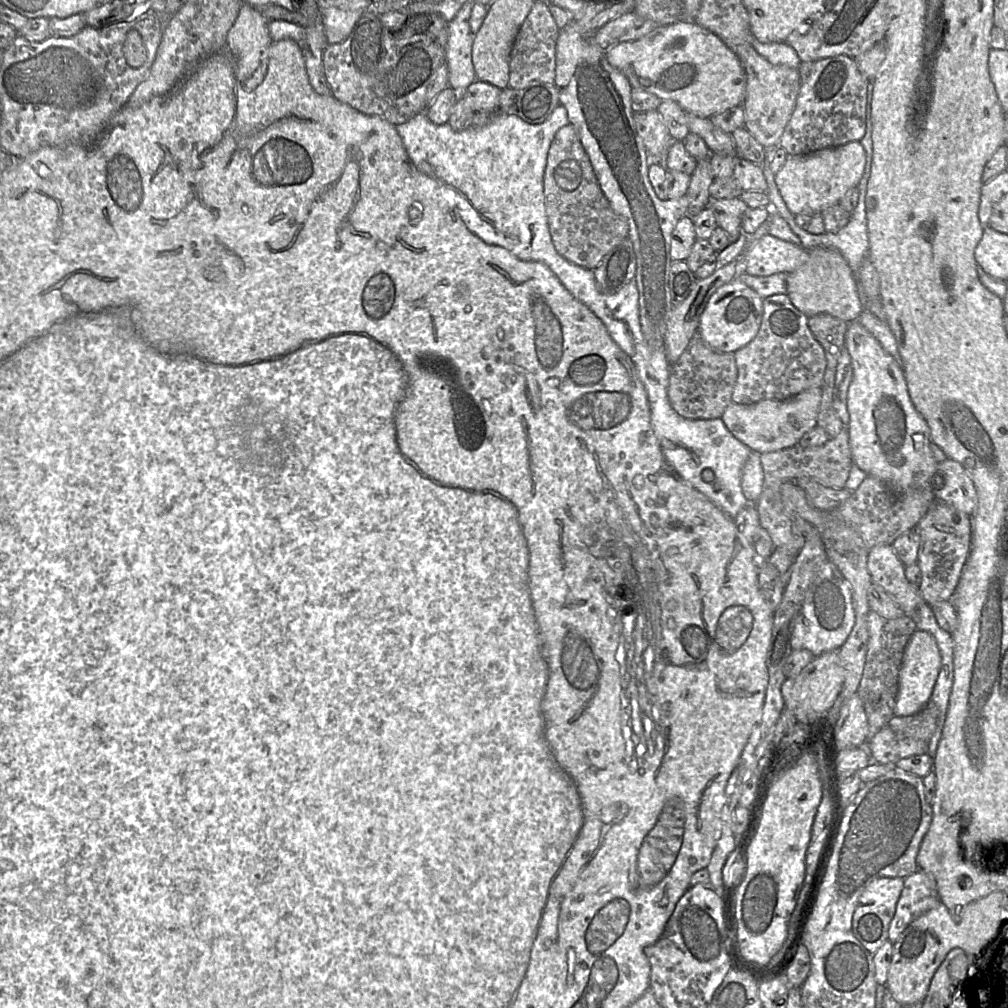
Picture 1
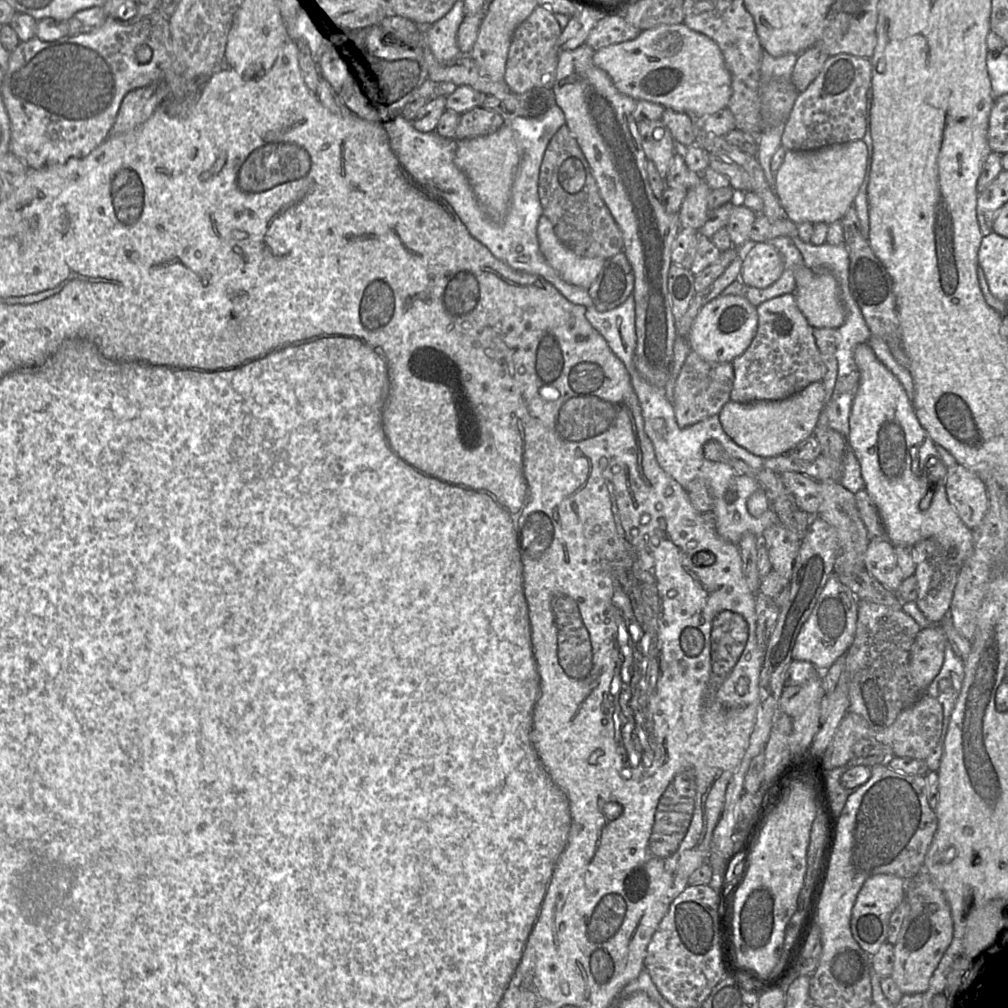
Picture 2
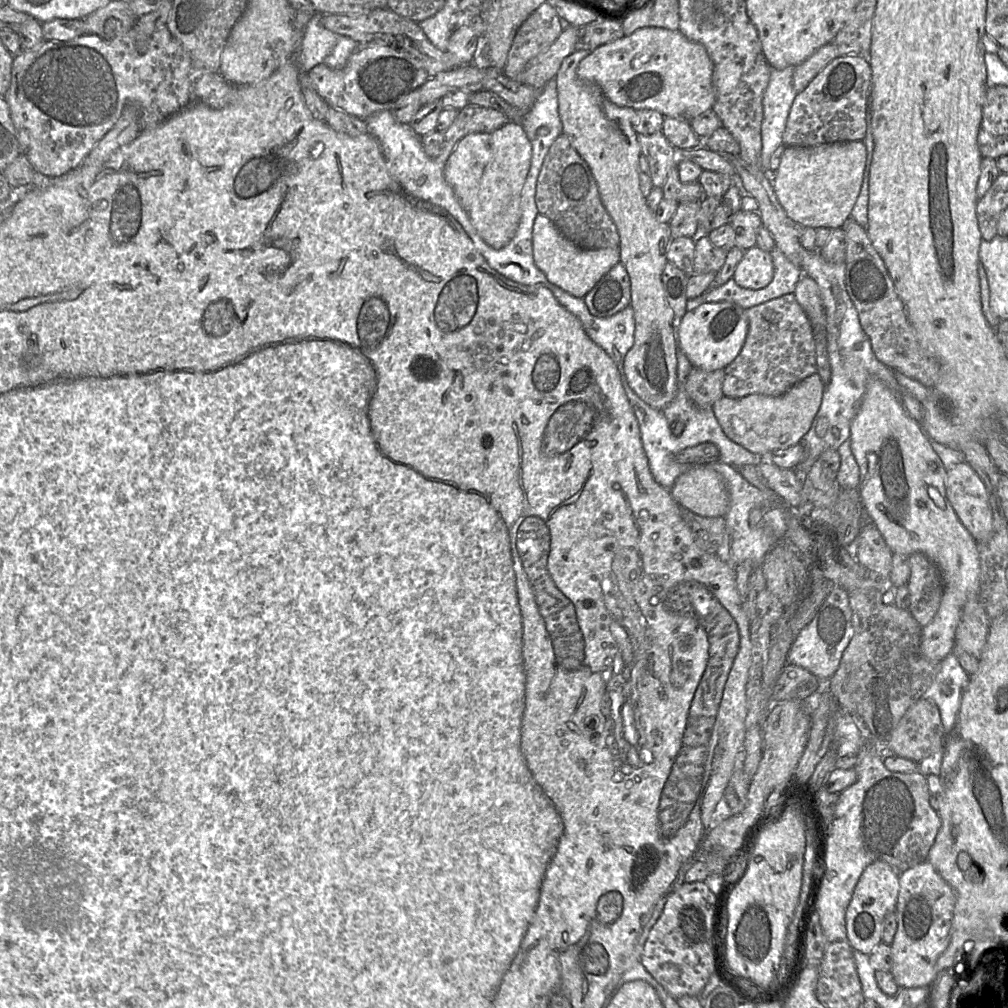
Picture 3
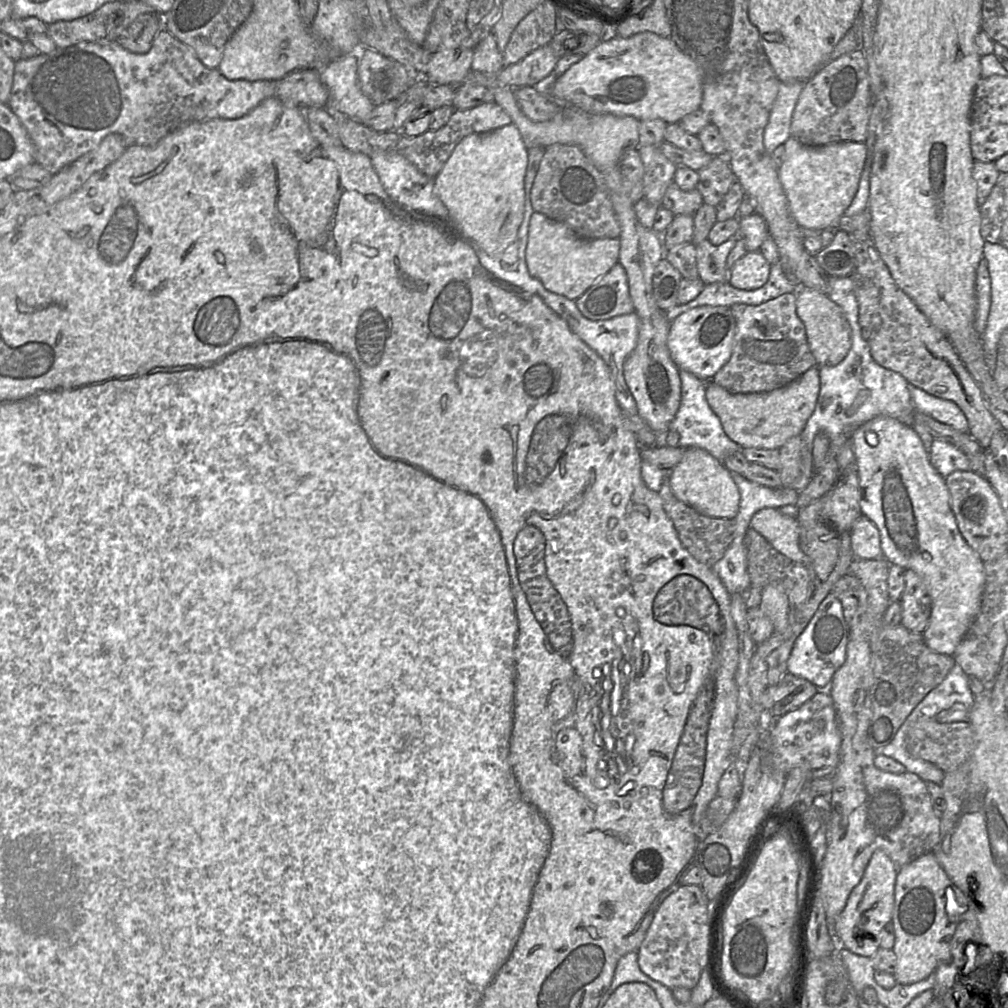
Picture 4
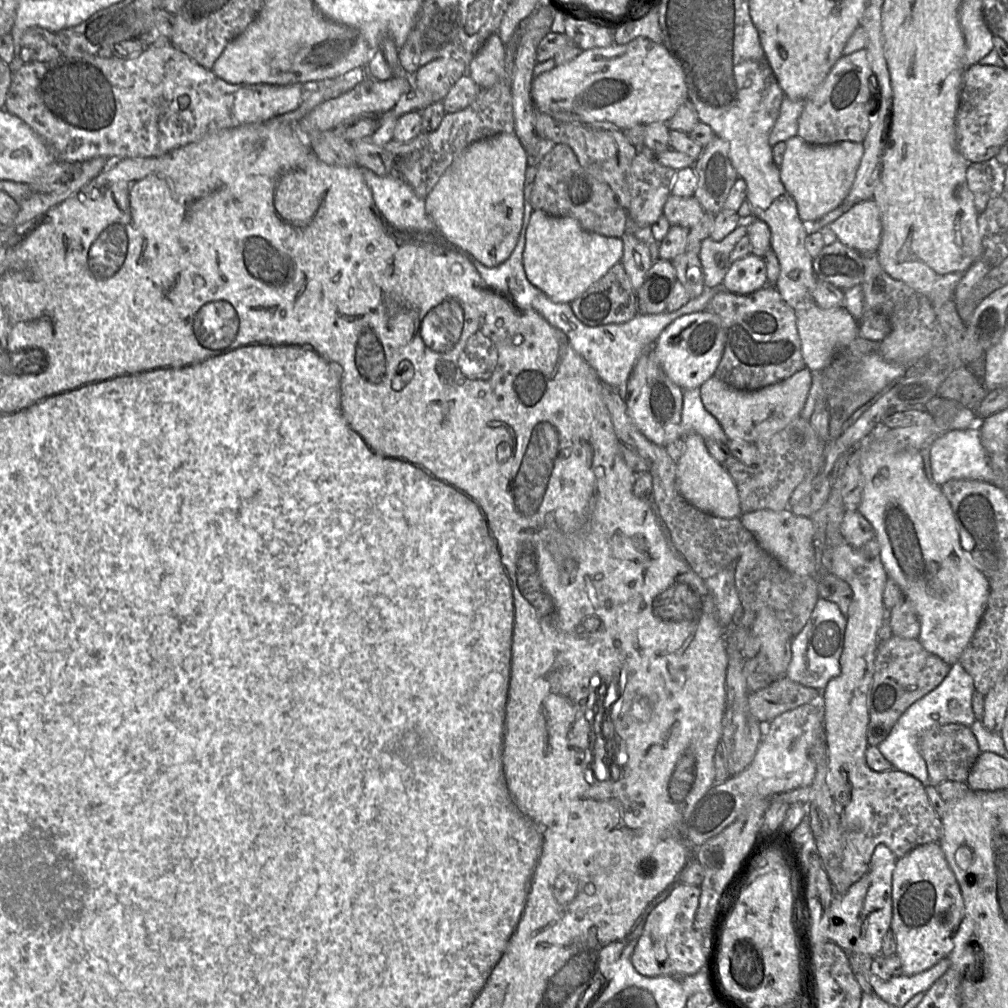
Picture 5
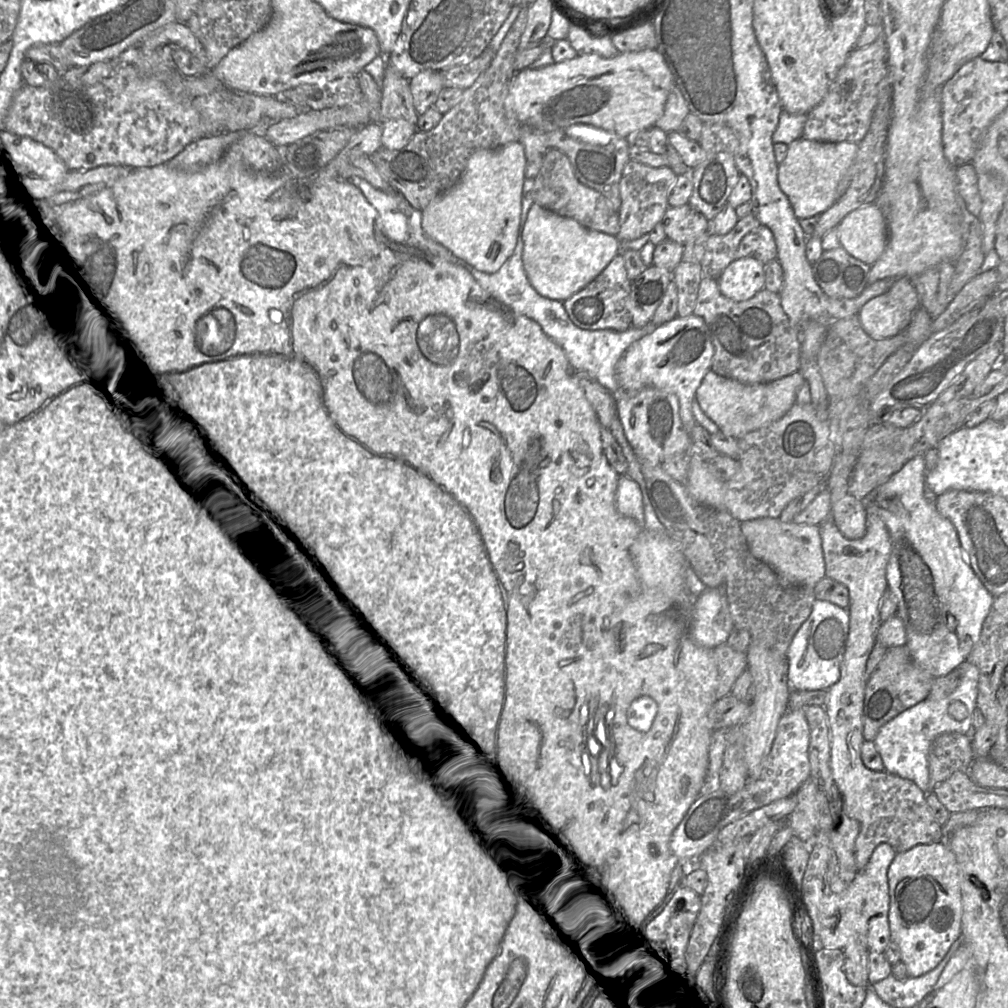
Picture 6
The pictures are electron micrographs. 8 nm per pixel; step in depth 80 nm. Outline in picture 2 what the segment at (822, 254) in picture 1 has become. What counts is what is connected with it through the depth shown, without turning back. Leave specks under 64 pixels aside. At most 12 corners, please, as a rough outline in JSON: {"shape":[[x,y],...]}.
{"shape":[[829,273],[795,290],[812,328],[845,321],[840,288]]}

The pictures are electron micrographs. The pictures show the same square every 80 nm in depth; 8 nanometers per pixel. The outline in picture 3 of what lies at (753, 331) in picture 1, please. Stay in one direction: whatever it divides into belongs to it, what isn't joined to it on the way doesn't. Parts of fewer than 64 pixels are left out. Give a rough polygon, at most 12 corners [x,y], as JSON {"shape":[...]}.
{"shape":[[702,303],[676,326],[693,367],[724,369],[748,333],[745,310]]}

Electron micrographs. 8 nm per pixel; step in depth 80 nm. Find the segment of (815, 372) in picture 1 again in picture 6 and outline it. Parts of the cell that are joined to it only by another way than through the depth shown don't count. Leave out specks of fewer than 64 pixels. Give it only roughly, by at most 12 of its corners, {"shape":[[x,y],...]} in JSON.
{"shape":[[703,277],[692,314],[711,369],[744,384],[799,370],[779,294],[736,302]]}

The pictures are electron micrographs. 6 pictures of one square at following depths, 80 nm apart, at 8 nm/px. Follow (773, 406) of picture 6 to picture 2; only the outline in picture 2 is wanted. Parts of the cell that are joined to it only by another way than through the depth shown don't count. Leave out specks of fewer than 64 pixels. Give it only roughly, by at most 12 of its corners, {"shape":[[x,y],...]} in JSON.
{"shape":[[822,382],[782,400],[728,401],[724,432],[762,459],[813,434]]}

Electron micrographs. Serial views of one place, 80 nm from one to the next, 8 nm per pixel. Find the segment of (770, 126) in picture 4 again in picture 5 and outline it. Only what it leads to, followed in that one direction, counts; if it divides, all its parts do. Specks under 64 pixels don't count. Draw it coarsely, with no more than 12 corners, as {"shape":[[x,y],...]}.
{"shape":[[783,98],[771,147],[797,136],[805,100]]}

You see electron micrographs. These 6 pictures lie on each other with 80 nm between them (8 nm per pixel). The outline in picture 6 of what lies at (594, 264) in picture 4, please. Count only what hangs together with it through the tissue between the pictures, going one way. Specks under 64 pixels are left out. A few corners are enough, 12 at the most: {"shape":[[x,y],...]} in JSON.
{"shape":[[537,203],[522,261],[541,296],[562,302],[621,252],[616,236]]}

